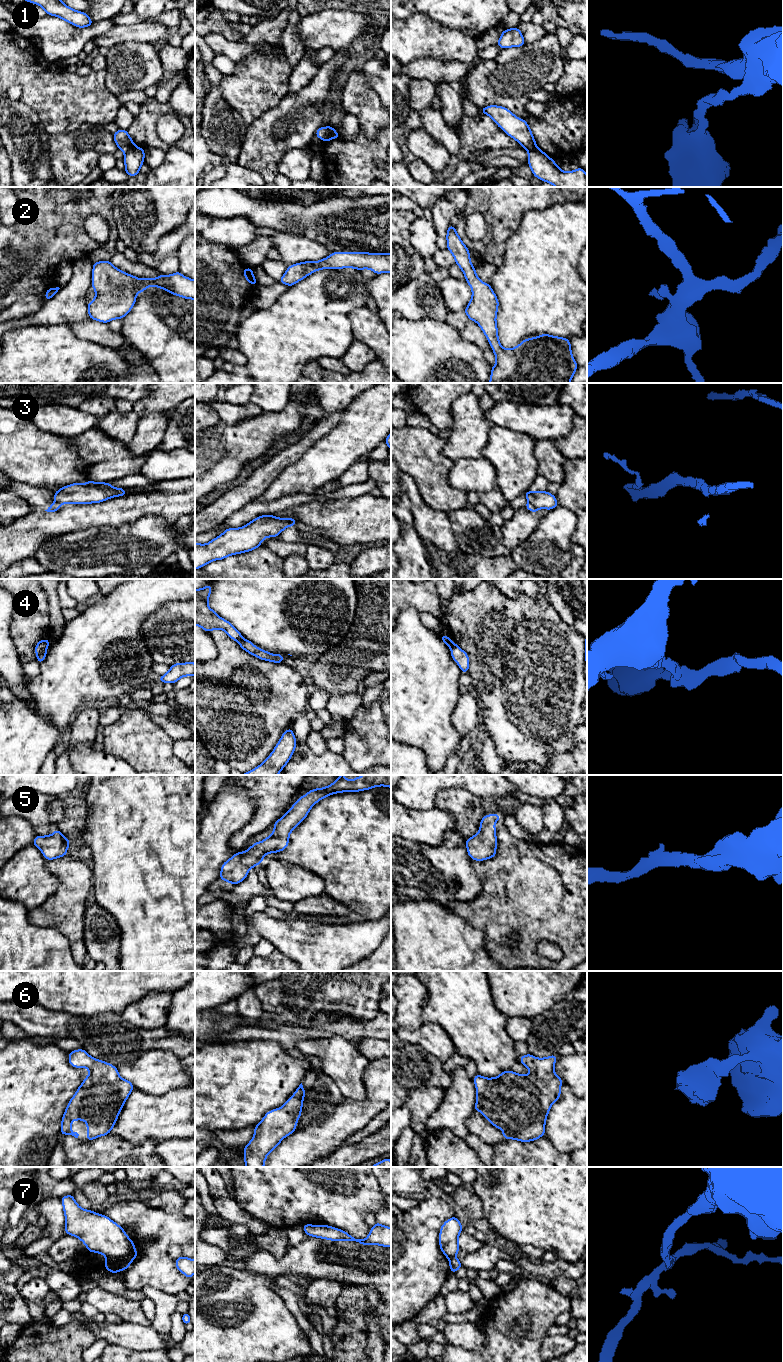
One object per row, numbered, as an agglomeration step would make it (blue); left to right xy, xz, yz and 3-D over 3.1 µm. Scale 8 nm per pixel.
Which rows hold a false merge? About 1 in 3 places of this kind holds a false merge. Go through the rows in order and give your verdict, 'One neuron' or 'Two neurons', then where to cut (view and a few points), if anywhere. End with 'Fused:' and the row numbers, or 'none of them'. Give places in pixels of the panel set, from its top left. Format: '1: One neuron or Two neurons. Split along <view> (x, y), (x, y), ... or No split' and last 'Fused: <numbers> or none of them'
1: Two neurons. Split along xz (333, 128), (324, 140)
2: One neuron. No split
3: Two neurons. Split along yz (528, 501), (537, 509)
4: Two neurons. Split along xy (47, 646), (37, 656)
5: One neuron. No split
6: One neuron. No split
7: Two neurons. Split along xy (133, 1249), (124, 1256), (111, 1256), (107, 1258)
Fused: 1, 3, 4, 7

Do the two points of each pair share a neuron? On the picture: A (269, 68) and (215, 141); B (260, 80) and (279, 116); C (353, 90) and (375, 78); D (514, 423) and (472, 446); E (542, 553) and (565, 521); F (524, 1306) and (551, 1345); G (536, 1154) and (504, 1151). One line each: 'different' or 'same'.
A: different
B: different
C: different
D: different
E: same
F: different
G: same

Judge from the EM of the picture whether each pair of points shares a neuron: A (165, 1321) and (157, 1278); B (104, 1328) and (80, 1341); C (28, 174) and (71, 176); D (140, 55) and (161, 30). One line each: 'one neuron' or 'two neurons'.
A: two neurons
B: two neurons
C: two neurons
D: two neurons

